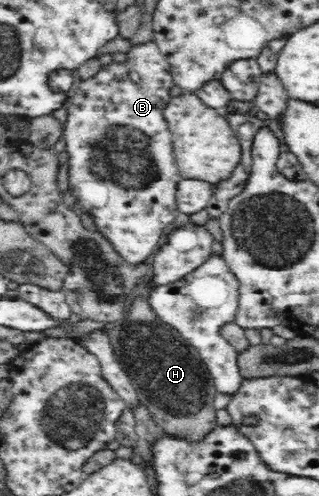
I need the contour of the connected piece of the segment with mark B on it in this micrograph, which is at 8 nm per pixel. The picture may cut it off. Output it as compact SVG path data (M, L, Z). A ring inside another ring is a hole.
M153 41L131 48L127 58L123 64L113 62L103 66L92 78L81 80L78 92L71 98L72 106L66 110L68 120L63 136L69 155L69 189L82 209L91 212L98 230L111 240L118 252L131 263L141 263L157 249L165 229L181 212L176 197L183 177L175 161L172 134L163 115L163 108L171 99L169 91L175 84L168 60ZM109 101L113 101L113 111L107 111Z

